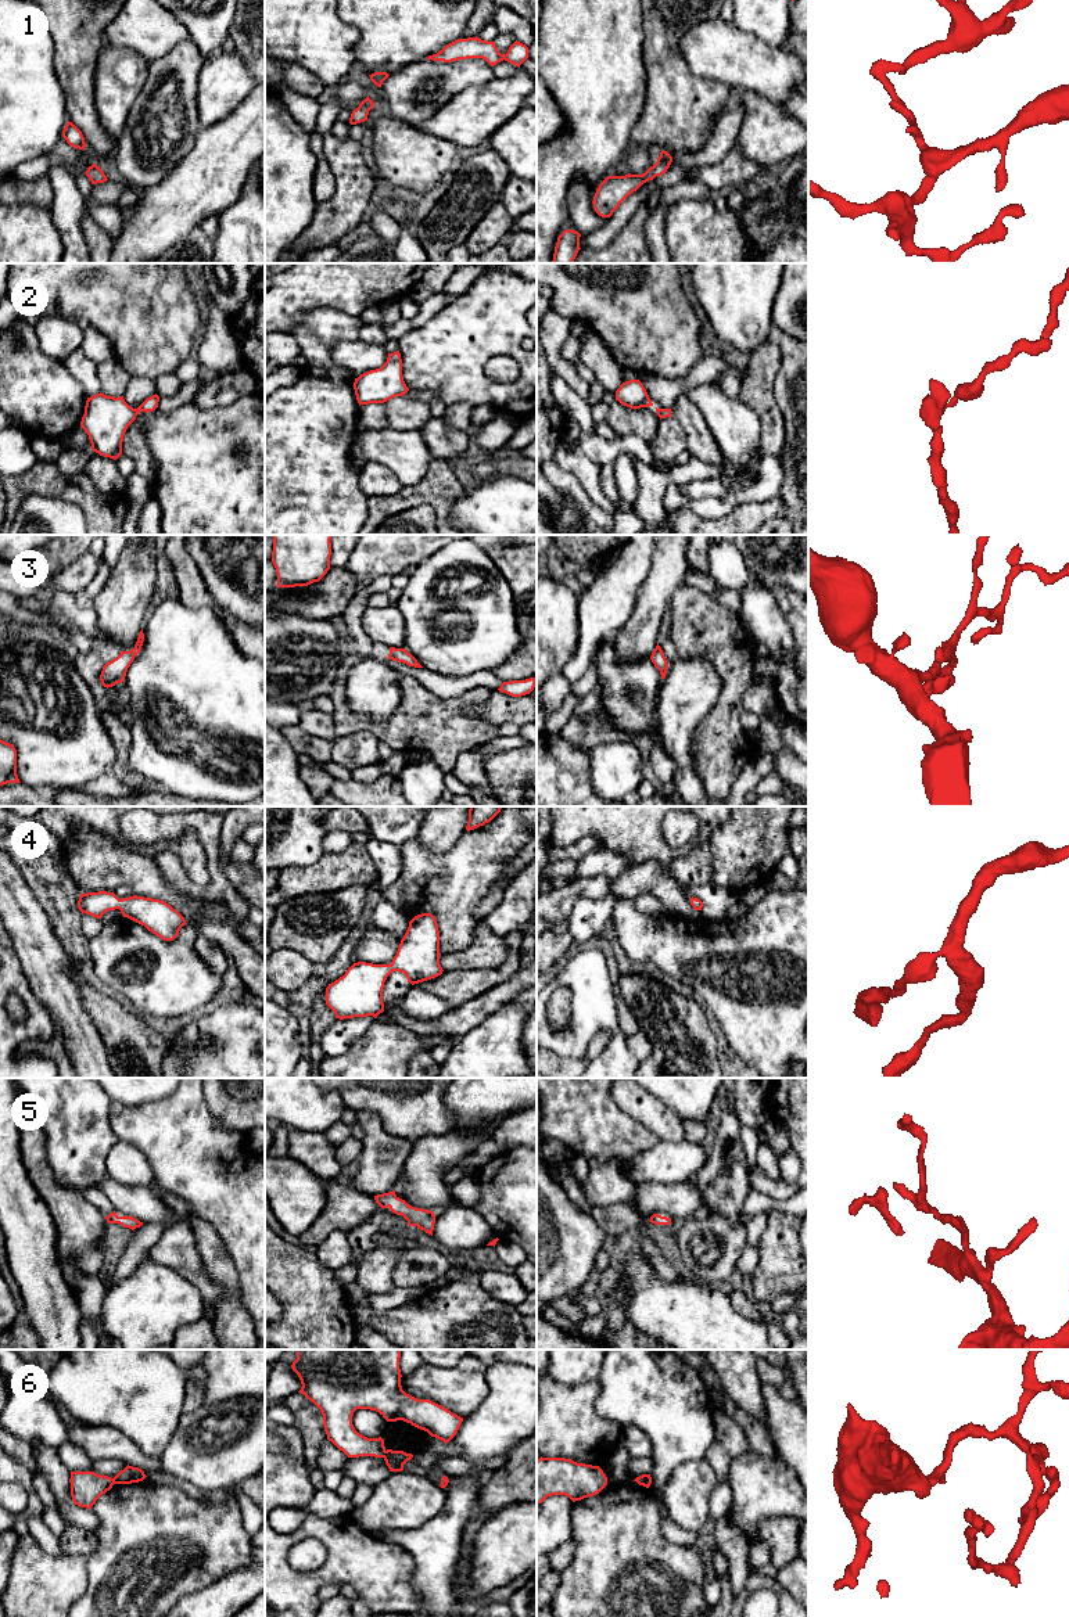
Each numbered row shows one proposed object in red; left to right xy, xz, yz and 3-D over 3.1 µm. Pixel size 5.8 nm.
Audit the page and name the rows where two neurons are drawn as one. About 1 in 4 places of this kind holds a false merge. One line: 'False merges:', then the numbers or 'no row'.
False merges: 6

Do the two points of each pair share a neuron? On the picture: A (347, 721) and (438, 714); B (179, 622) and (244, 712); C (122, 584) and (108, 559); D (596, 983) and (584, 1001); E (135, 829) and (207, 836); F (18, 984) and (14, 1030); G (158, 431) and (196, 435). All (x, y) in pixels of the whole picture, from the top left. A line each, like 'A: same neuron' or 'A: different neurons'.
A: same neuron
B: same neuron
C: different neurons
D: same neuron
E: same neuron
F: same neuron
G: same neuron

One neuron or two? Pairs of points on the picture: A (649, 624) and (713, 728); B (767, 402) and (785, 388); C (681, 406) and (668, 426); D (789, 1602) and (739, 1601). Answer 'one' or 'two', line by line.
A: two
B: two
C: two
D: one

